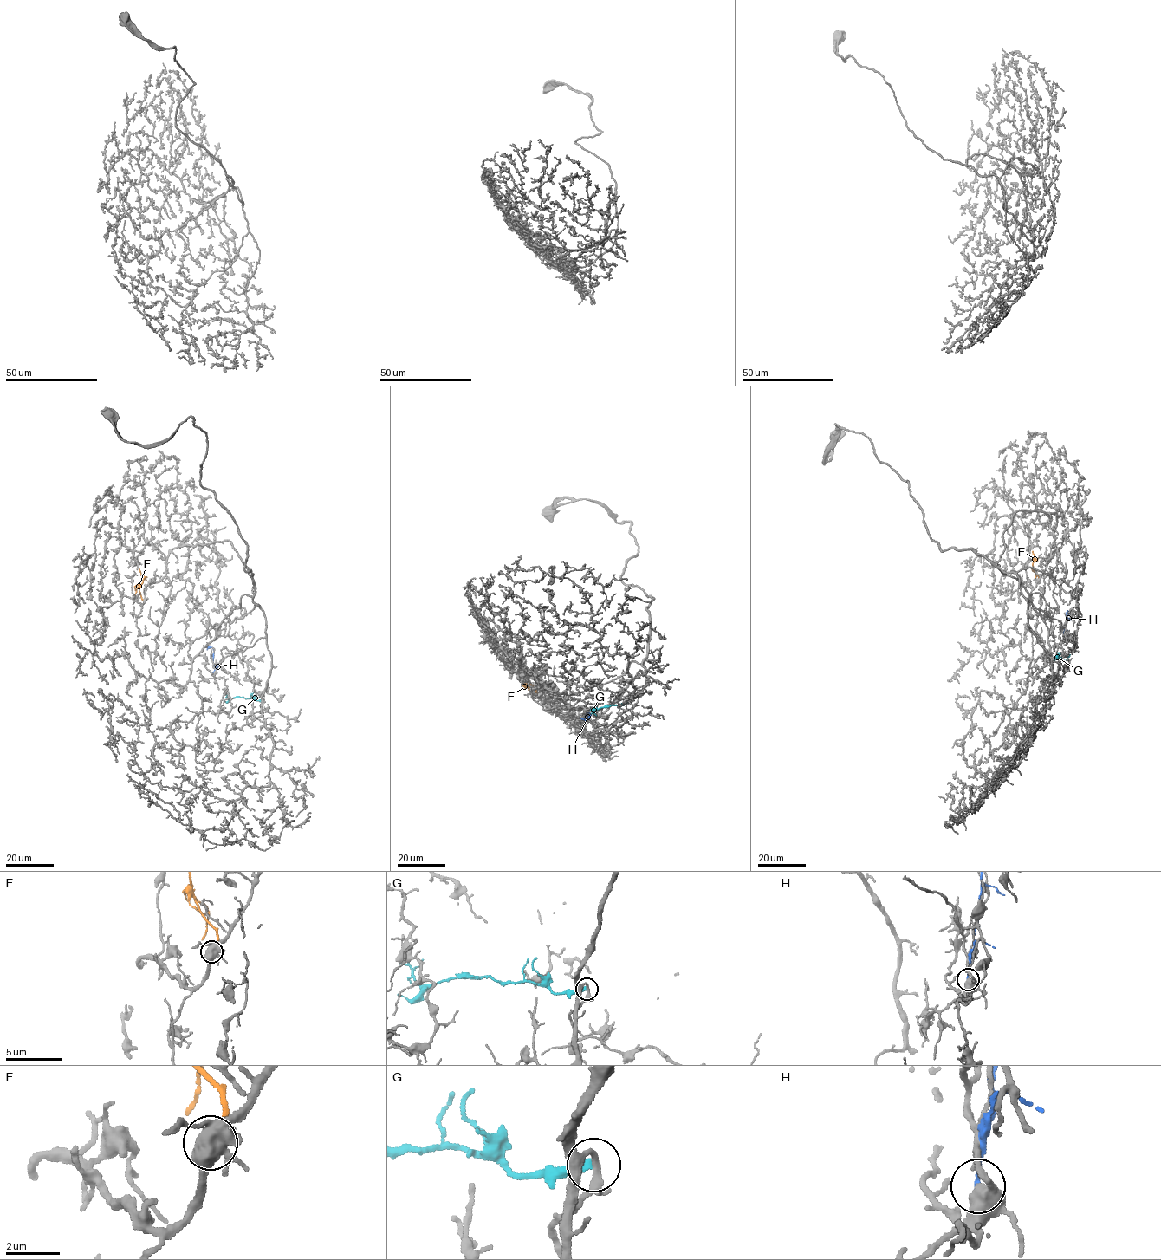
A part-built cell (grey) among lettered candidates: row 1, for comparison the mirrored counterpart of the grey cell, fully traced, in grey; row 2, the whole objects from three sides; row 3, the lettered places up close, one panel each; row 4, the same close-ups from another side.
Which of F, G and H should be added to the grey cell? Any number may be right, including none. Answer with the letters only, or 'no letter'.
F

